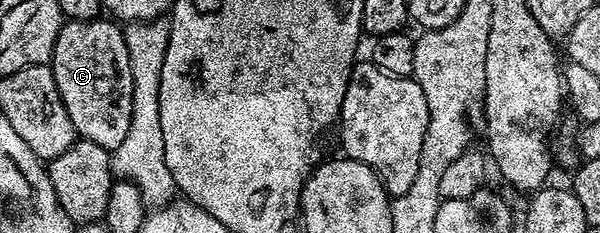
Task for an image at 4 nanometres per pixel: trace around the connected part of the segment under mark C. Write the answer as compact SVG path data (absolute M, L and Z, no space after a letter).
M64 21L49 65L76 135L115 151L129 133L133 116L133 75L124 31L114 21L103 21Z

